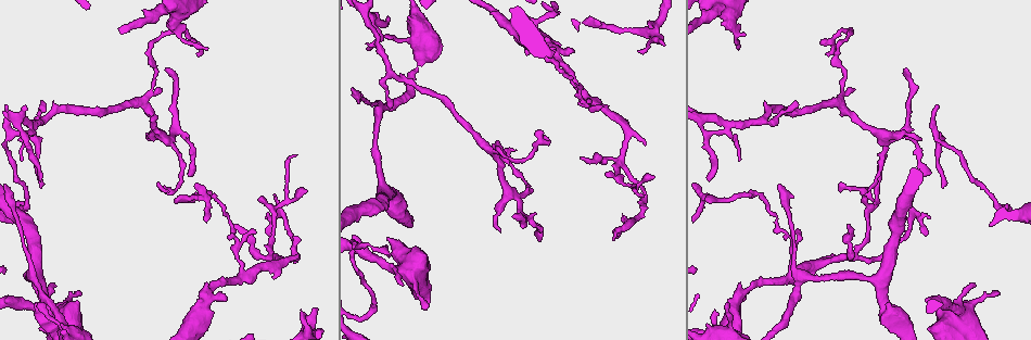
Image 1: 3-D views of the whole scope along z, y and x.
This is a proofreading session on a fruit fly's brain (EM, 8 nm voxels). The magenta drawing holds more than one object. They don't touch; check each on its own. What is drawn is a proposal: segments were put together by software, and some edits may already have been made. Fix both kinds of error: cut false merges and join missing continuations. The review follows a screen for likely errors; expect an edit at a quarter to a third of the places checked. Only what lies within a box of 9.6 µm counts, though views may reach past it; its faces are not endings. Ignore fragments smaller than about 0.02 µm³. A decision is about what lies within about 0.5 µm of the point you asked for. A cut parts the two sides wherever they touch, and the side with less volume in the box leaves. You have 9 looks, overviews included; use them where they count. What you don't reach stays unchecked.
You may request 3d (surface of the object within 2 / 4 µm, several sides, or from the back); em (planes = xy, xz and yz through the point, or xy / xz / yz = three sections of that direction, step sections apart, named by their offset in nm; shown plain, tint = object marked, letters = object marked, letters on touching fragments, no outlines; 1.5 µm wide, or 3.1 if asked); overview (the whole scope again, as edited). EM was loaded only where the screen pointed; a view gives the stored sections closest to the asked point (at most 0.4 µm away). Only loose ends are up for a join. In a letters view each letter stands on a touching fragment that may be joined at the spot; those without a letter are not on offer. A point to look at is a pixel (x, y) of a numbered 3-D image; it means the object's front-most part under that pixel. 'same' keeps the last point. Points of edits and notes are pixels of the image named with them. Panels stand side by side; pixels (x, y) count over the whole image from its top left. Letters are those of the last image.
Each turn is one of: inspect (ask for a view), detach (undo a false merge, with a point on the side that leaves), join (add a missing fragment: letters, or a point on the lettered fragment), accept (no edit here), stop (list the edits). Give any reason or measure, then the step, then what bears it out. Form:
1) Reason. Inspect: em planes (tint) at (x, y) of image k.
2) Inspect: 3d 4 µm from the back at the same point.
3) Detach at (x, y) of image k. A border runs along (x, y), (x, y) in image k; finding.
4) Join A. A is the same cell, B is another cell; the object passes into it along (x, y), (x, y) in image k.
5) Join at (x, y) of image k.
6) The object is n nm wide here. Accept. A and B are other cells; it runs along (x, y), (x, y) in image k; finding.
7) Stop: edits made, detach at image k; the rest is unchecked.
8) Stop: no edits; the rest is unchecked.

Free end. Inspect: 3d 4 µm at (226, 300) of image 1.

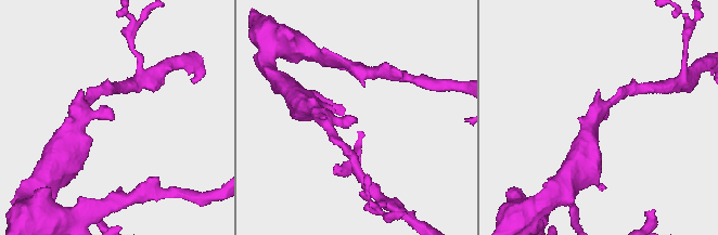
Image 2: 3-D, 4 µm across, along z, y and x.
The arms are 170, 260 nm wide. Inspect: em yz step 8 (letters) at (114, 116) of image 2.

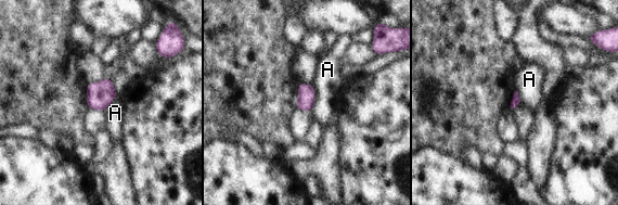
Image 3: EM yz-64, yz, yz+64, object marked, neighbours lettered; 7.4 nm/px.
Inspect: em planes (letters) at the same point.

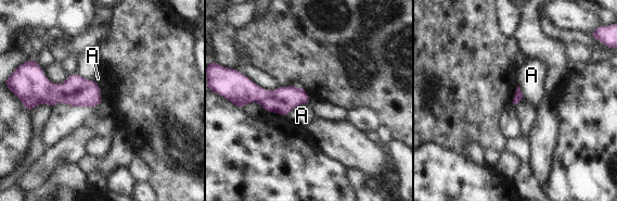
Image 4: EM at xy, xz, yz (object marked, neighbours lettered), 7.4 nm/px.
The longest contact is with A, 190 nm. Accept. A is another cell; a border runs along (308, 103), (297, 104), (286, 116) in image 4; no lettered fragment goes on from it.

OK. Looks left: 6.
An open end. Inspect: 3d 4 µm at (646, 145) of image 1.

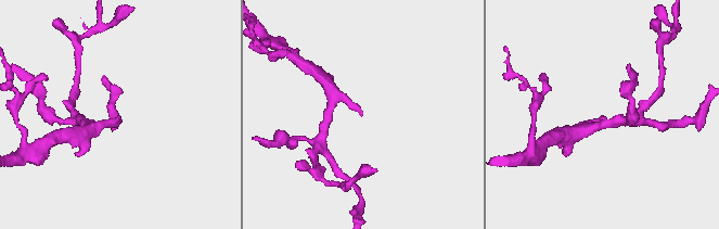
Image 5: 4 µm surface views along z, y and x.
Now the EM. Inspect: em planes (letters) at (361, 114) of image 5.

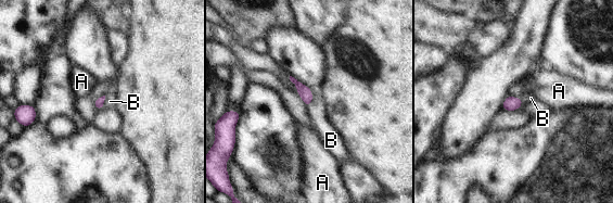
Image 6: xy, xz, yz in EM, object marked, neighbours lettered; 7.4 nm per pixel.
Join B. B is the same cell, A is another cell; the neuron continues.

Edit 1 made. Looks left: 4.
Redraw. Inspect: overview.

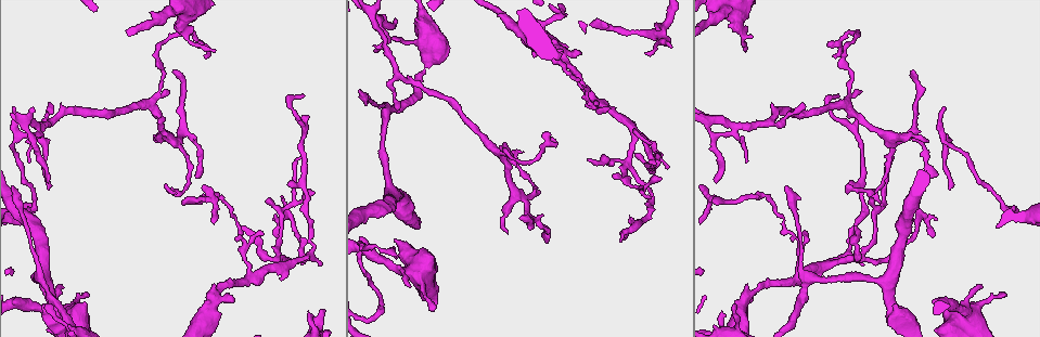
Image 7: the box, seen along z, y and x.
Sudden change in width. Inspect: 3d 4 µm at (507, 23) of image 7.

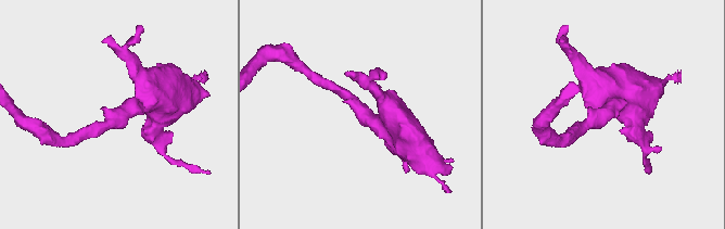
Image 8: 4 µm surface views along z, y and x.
The arms are 170, 500 nm wide. Inspect: em planes (tint) at (599, 118) of image 8.

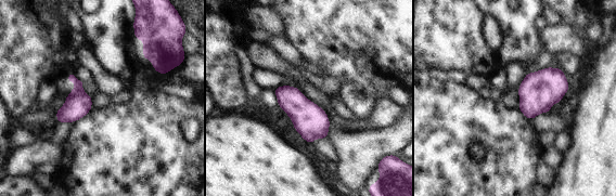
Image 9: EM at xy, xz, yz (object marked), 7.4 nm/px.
What lies round it. Inspect: em planes (letters) at the same point.

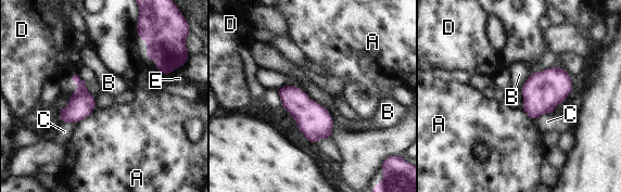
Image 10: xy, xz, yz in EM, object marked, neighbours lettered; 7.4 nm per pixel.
The longest contact is with A, 200 nm. Accept. A, B, C, D and E are other cells; a border runs along (531, 73), (520, 89) in image 10; all the same neuron.

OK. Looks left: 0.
Stop: edits made, join at image 6; the rest is unchecked.

